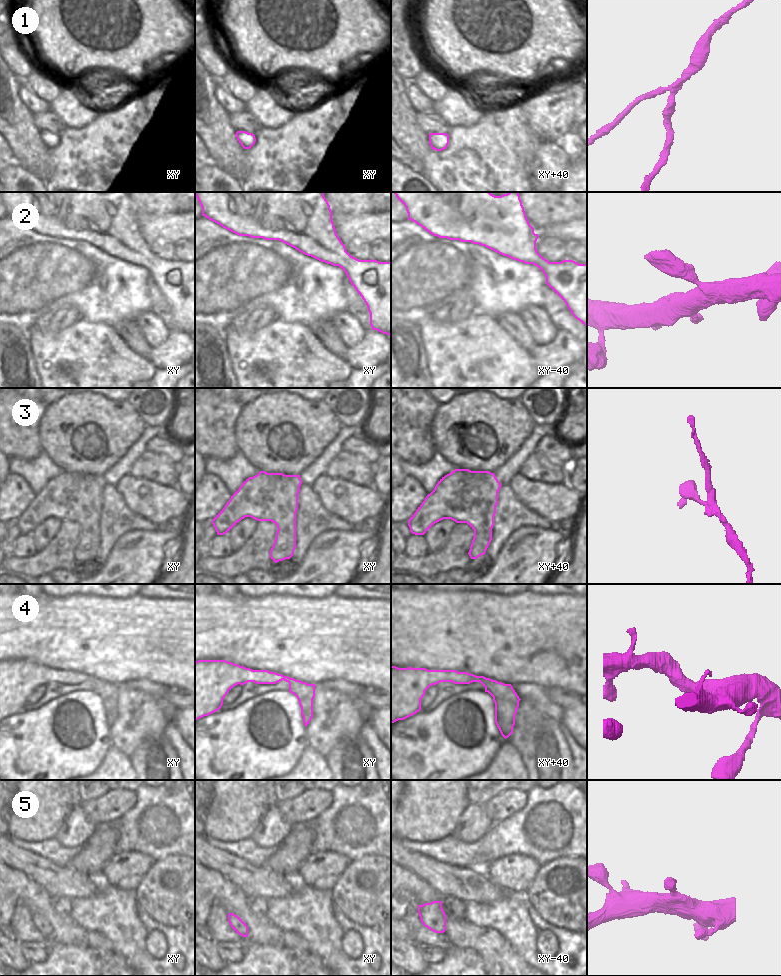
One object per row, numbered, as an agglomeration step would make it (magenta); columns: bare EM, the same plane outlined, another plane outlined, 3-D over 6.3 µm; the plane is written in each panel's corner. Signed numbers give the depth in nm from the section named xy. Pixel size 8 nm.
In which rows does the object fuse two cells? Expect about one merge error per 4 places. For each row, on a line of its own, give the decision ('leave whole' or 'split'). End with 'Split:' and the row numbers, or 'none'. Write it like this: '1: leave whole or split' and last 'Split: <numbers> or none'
1: leave whole
2: leave whole
3: leave whole
4: leave whole
5: leave whole
Split: none

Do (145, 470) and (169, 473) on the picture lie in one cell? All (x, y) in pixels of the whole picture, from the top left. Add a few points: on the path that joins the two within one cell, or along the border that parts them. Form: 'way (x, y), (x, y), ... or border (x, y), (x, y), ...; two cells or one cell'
way (151, 470), (163, 471); one cell

